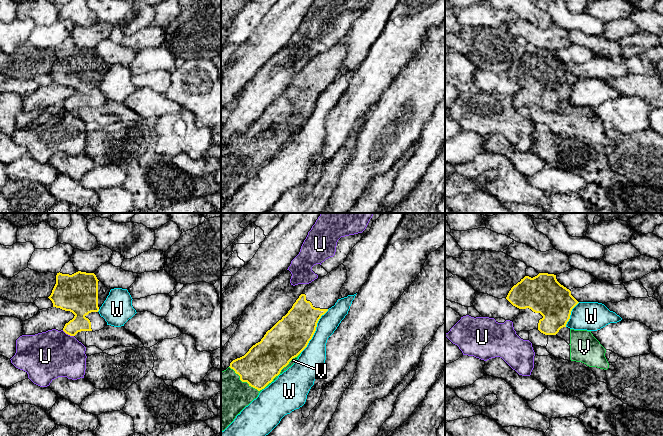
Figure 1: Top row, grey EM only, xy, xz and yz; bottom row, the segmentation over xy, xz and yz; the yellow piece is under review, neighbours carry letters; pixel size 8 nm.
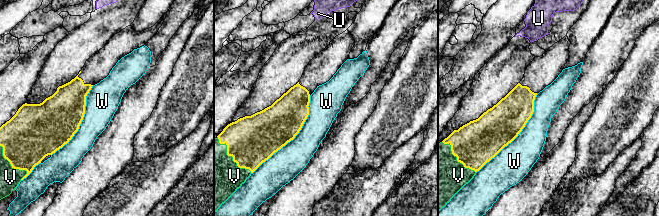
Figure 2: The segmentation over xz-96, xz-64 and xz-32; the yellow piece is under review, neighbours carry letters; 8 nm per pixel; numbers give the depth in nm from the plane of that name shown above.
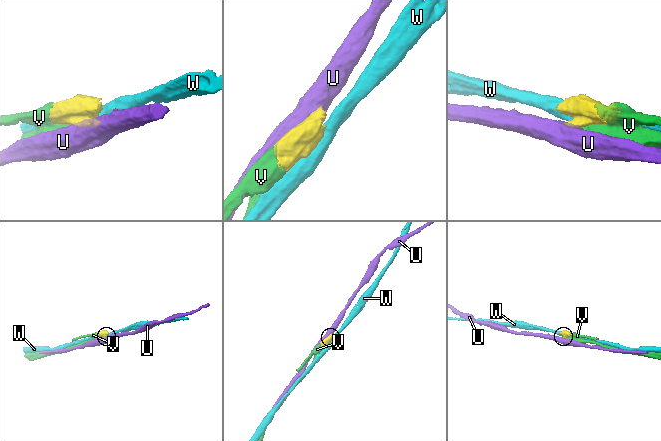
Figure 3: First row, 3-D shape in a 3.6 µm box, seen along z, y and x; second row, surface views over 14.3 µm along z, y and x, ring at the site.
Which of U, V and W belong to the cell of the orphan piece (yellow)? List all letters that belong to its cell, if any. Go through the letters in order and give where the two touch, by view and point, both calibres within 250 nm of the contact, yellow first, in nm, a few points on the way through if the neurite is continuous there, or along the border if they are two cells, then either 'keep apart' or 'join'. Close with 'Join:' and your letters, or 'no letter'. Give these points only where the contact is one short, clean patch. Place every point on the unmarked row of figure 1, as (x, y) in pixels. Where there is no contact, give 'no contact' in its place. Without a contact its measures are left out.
U: meets yellow in xy at (68, 110); 170 nm thick on the yellow side, 380 nm on the other; border along xy (62, 106), (73, 112); keep apart
V: meets yellow in xz at (264, 163); 300 nm thick on the yellow side, 30 nm on the other; keep apart
W: meets yellow in xz at (315, 106); 300 nm thick on the yellow side, 200 nm on the other; keep apart
Join: no letter

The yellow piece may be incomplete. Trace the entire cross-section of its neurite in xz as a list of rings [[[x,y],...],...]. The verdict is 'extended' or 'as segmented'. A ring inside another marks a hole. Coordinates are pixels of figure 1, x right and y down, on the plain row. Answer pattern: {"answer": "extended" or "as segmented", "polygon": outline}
{"answer": "extended", "polygon": [[[341,40],[326,52],[318,53],[309,59],[288,89],[266,108],[260,118],[253,121],[244,132],[233,136],[229,143],[240,152],[242,158],[247,158],[258,167],[264,165],[307,123],[316,107],[319,95],[335,81],[346,56],[347,46]]]}

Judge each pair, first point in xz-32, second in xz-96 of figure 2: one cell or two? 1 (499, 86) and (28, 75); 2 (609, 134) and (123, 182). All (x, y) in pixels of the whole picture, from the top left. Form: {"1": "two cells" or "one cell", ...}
{"1": "two cells", "2": "two cells"}

